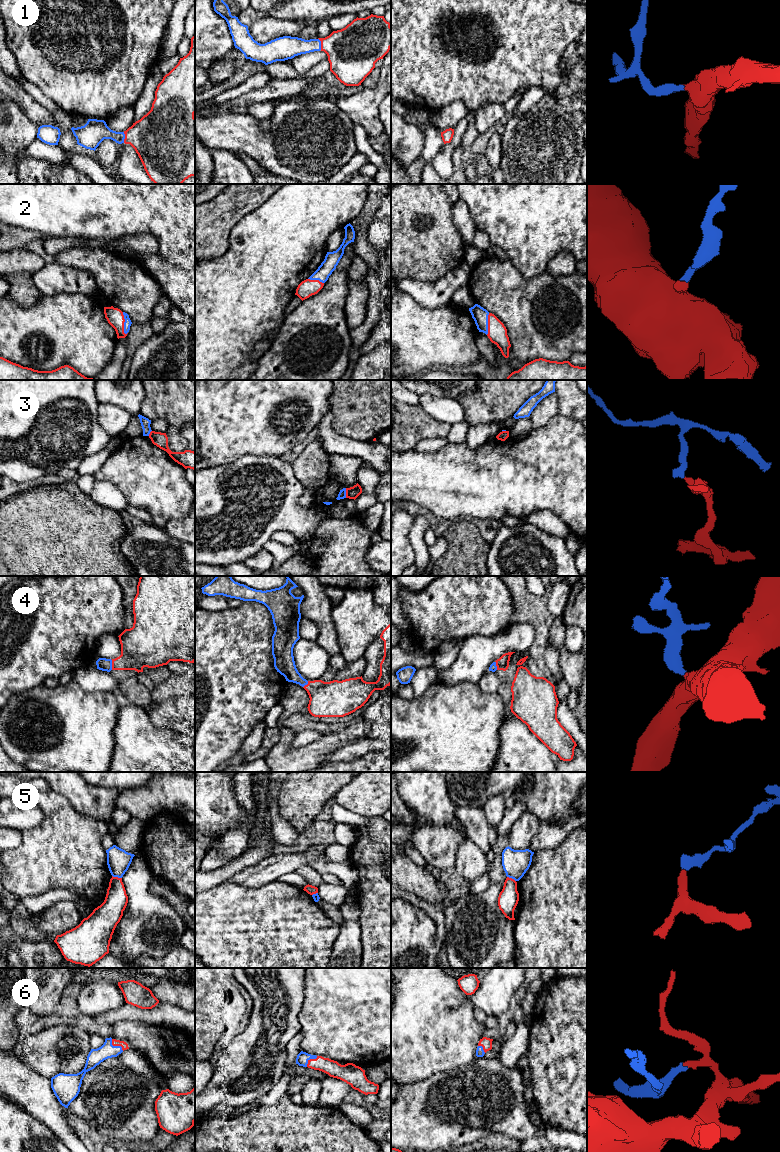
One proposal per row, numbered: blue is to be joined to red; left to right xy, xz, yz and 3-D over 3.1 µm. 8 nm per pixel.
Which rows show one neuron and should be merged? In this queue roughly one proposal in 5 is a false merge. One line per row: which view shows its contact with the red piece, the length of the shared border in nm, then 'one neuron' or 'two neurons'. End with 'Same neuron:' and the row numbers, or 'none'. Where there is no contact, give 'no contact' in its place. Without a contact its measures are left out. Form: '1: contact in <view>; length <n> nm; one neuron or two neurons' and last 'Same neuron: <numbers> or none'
1: contact in xz; length 100 nm; one neuron
2: contact in xy; length 190 nm; one neuron
3: contact in xz; length 80 nm; two neurons
4: contact in xy; length 80 nm; one neuron
5: contact in xy; length 80 nm; two neurons
6: contact in xy; length 140 nm; one neuron
Same neuron: 1, 2, 4, 6

